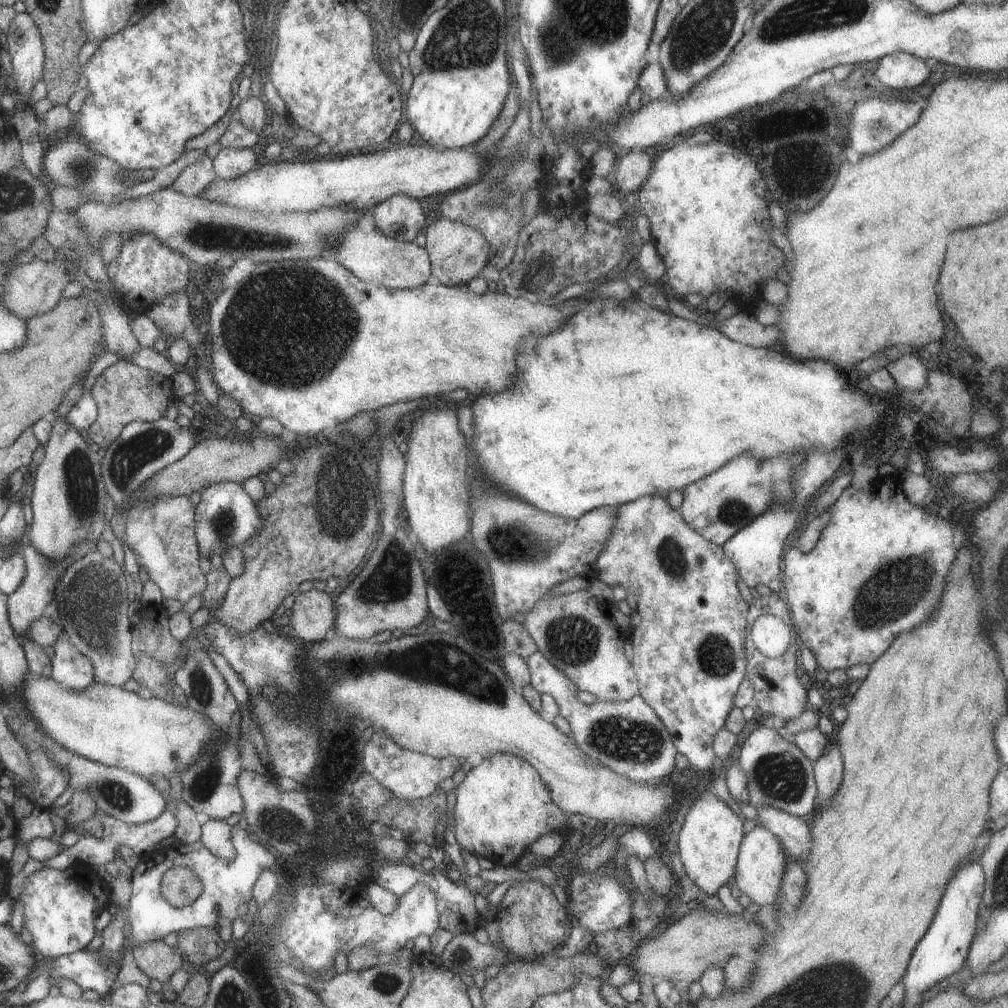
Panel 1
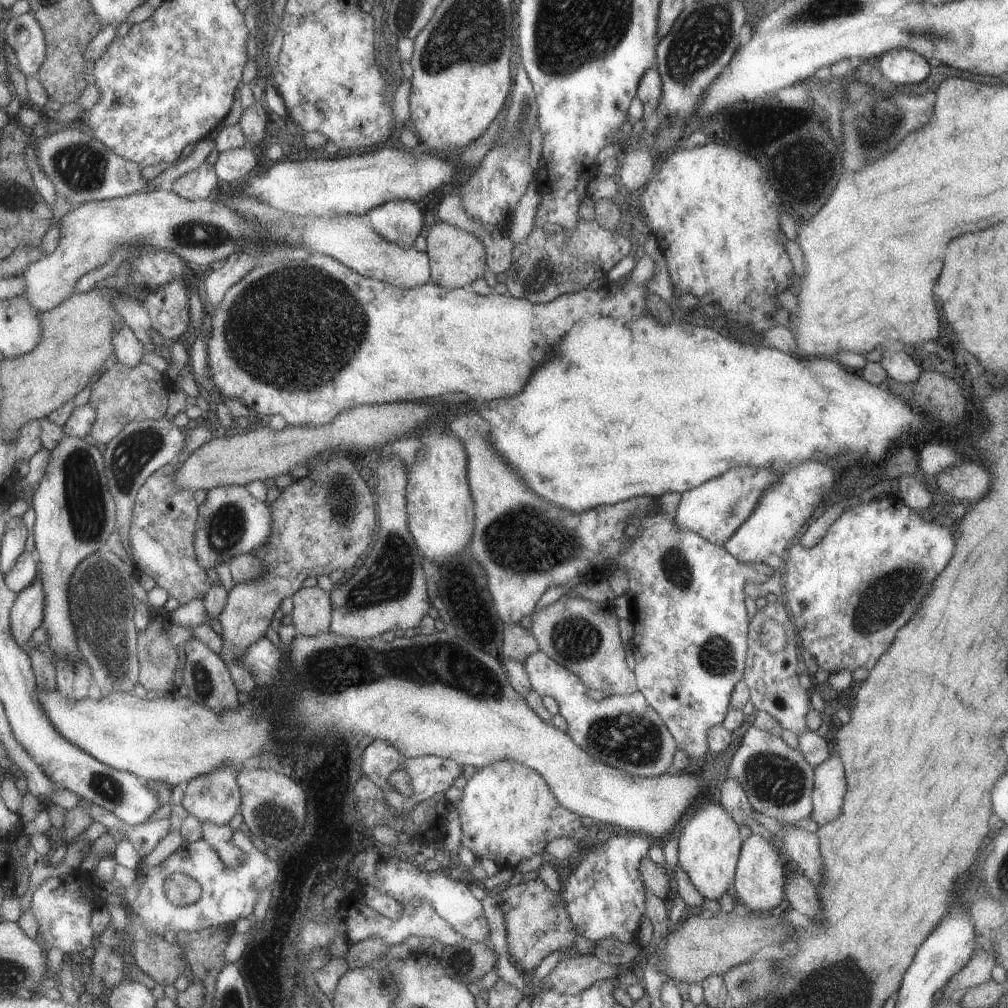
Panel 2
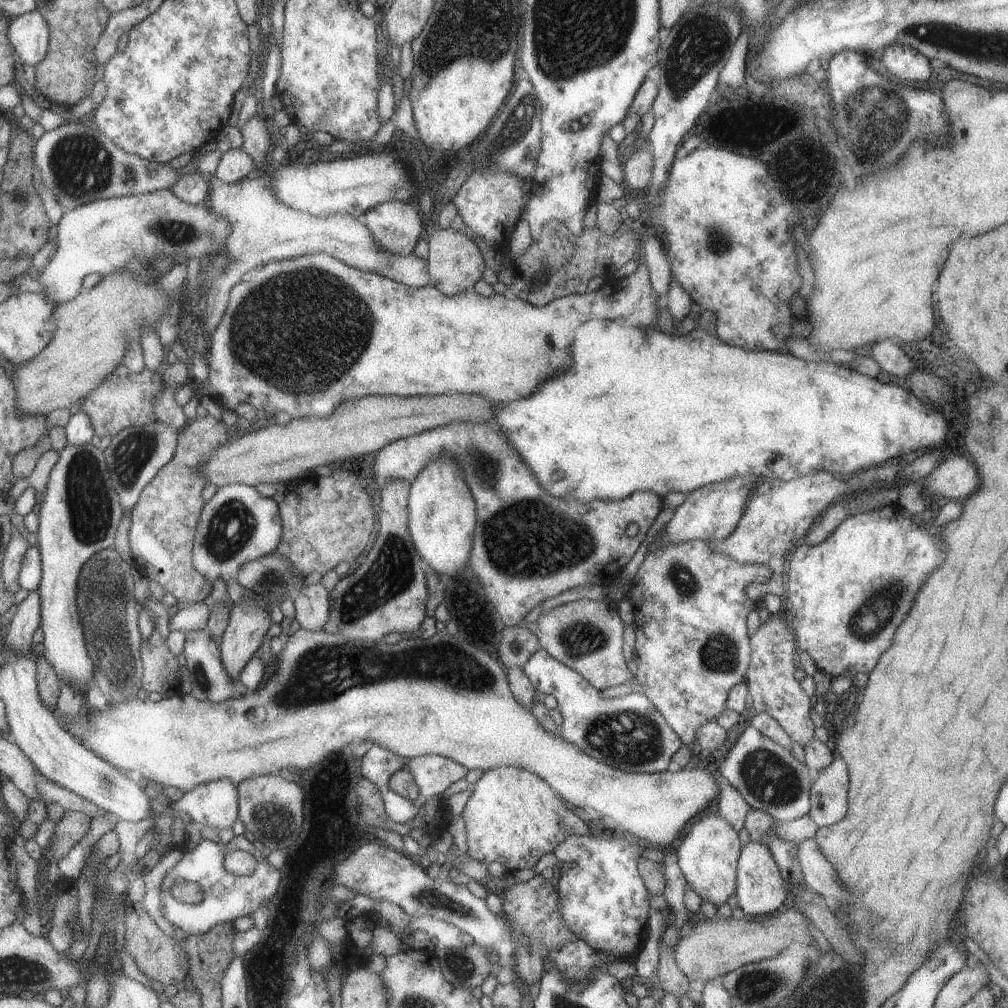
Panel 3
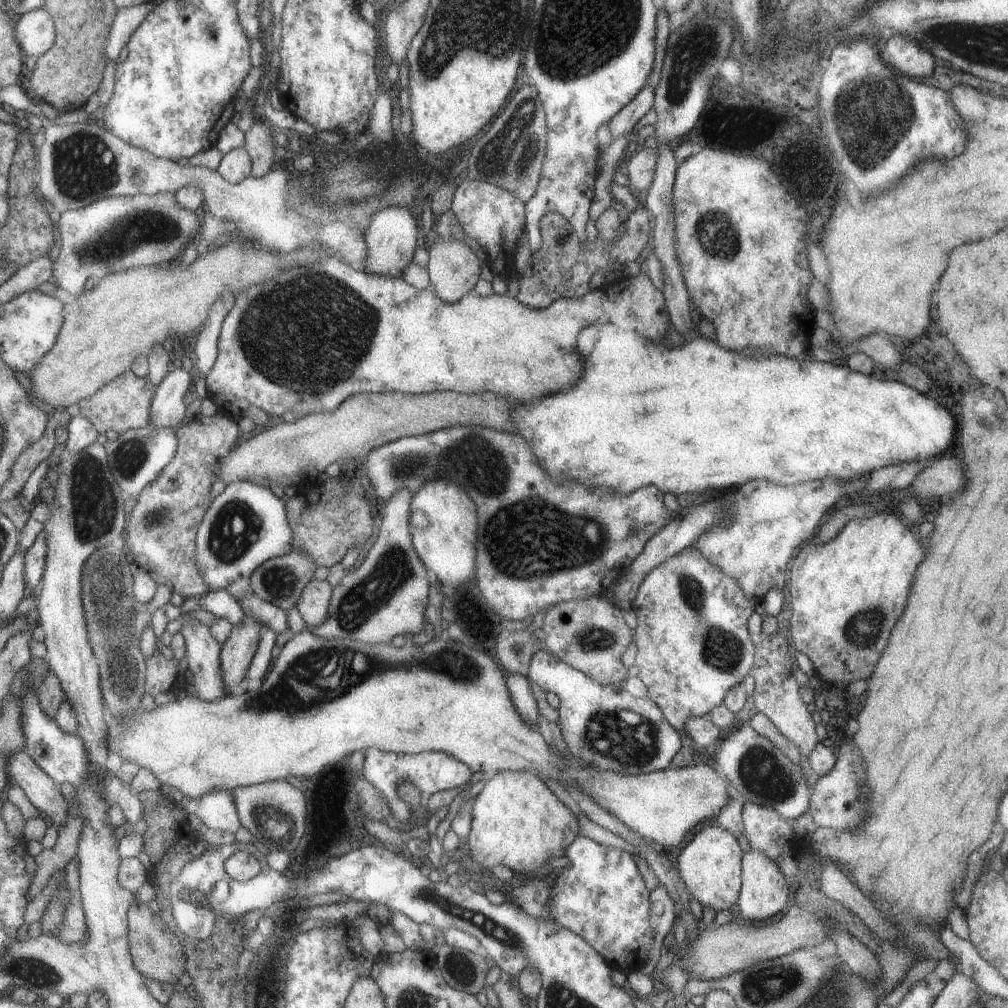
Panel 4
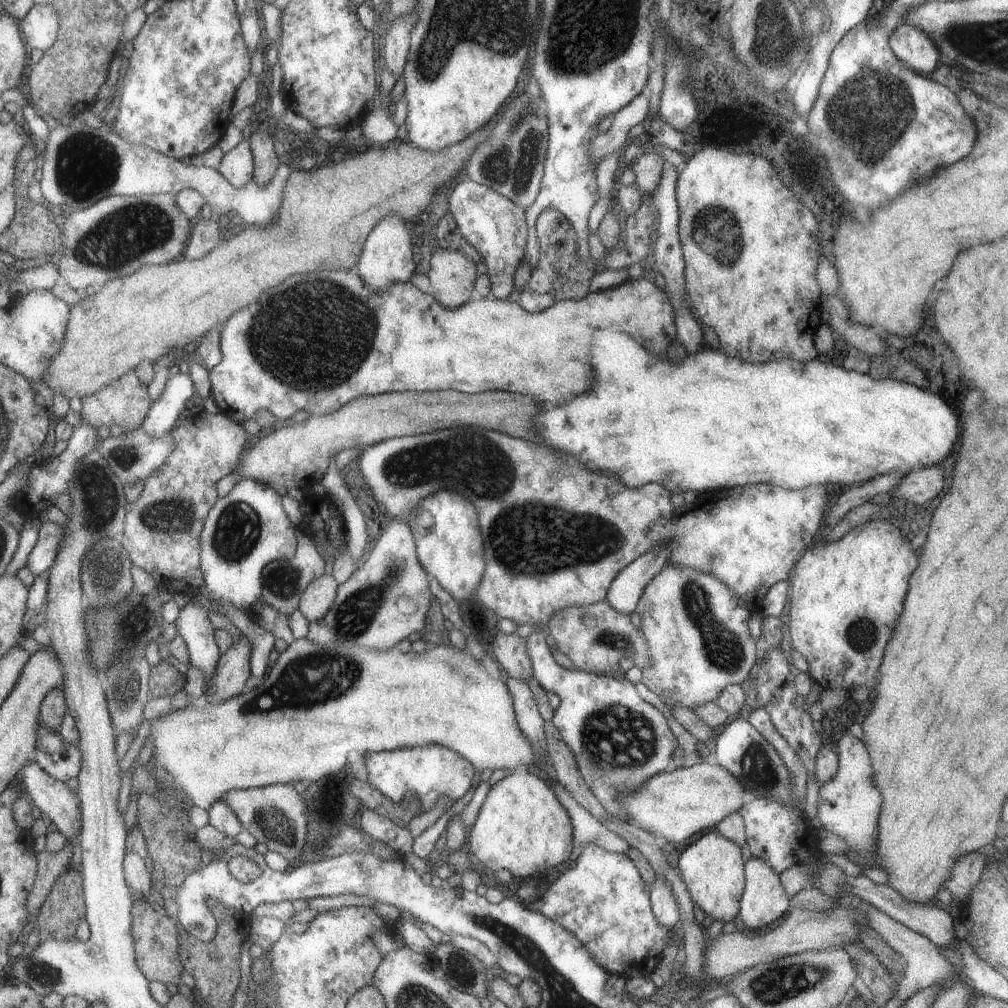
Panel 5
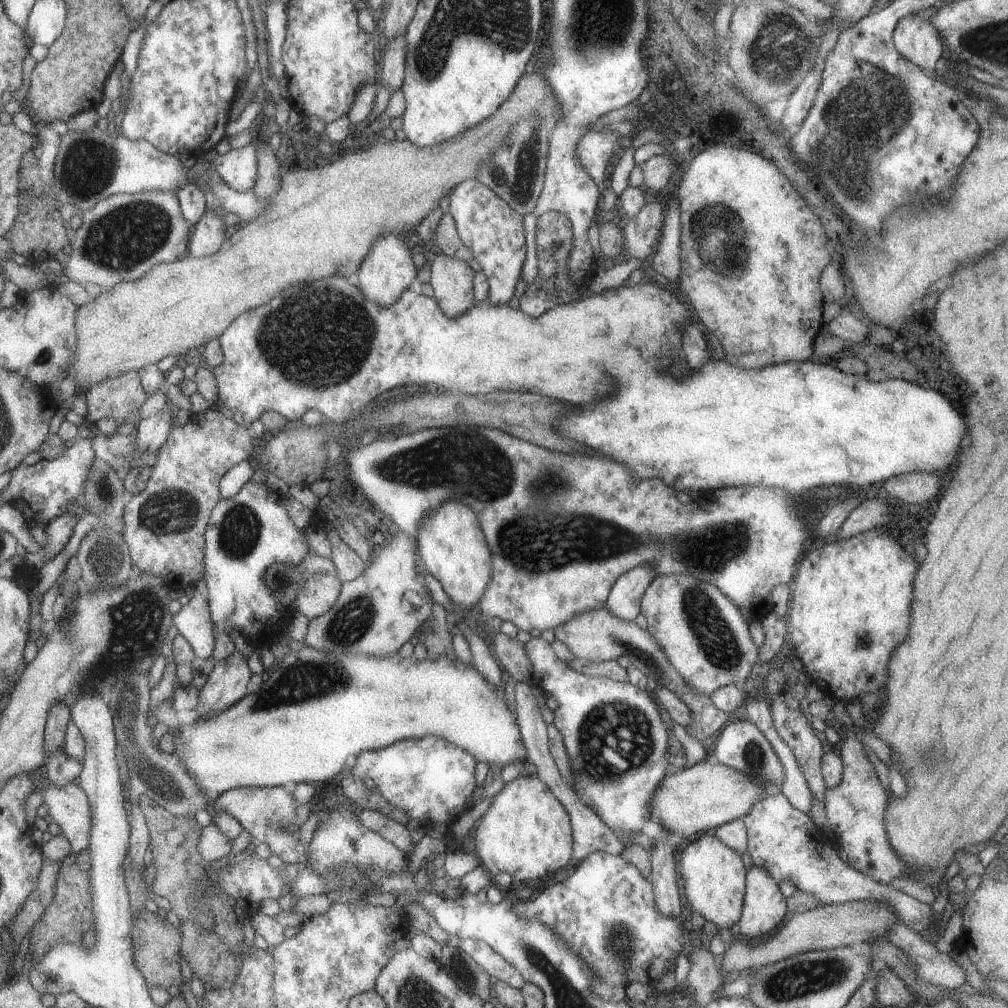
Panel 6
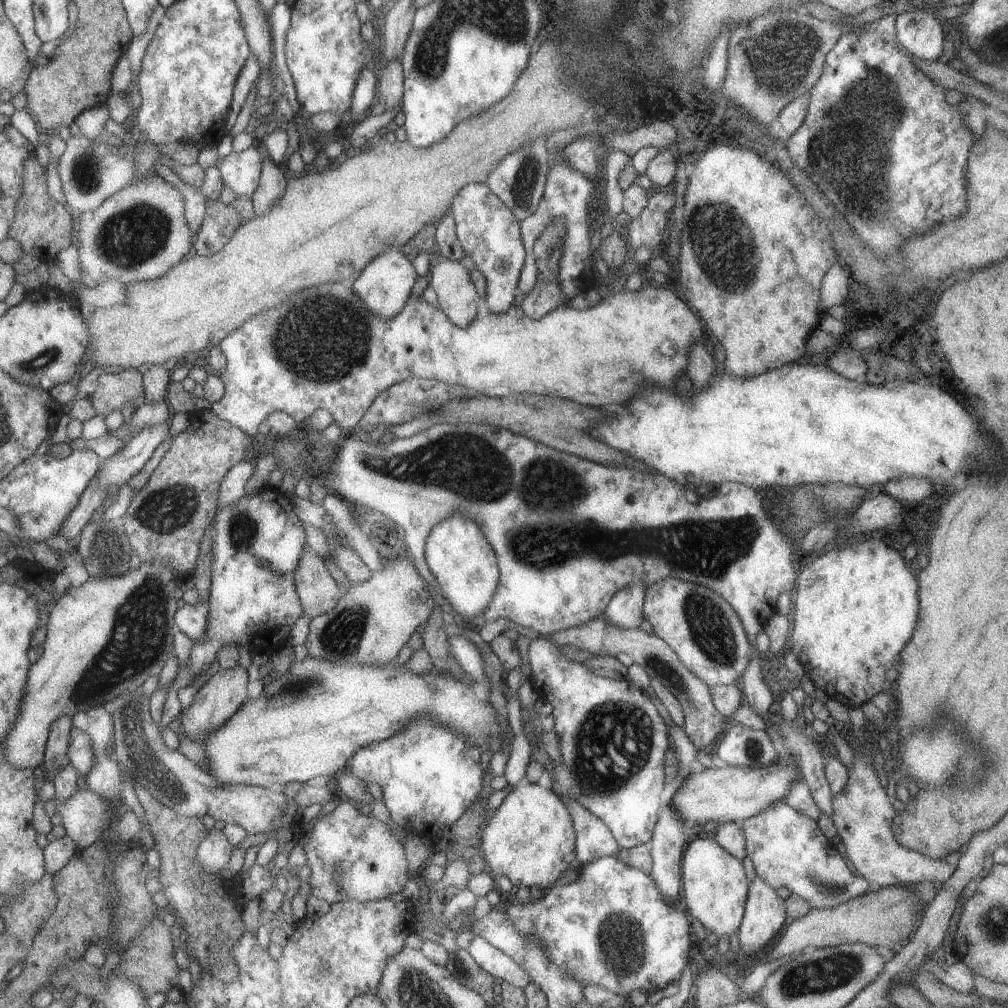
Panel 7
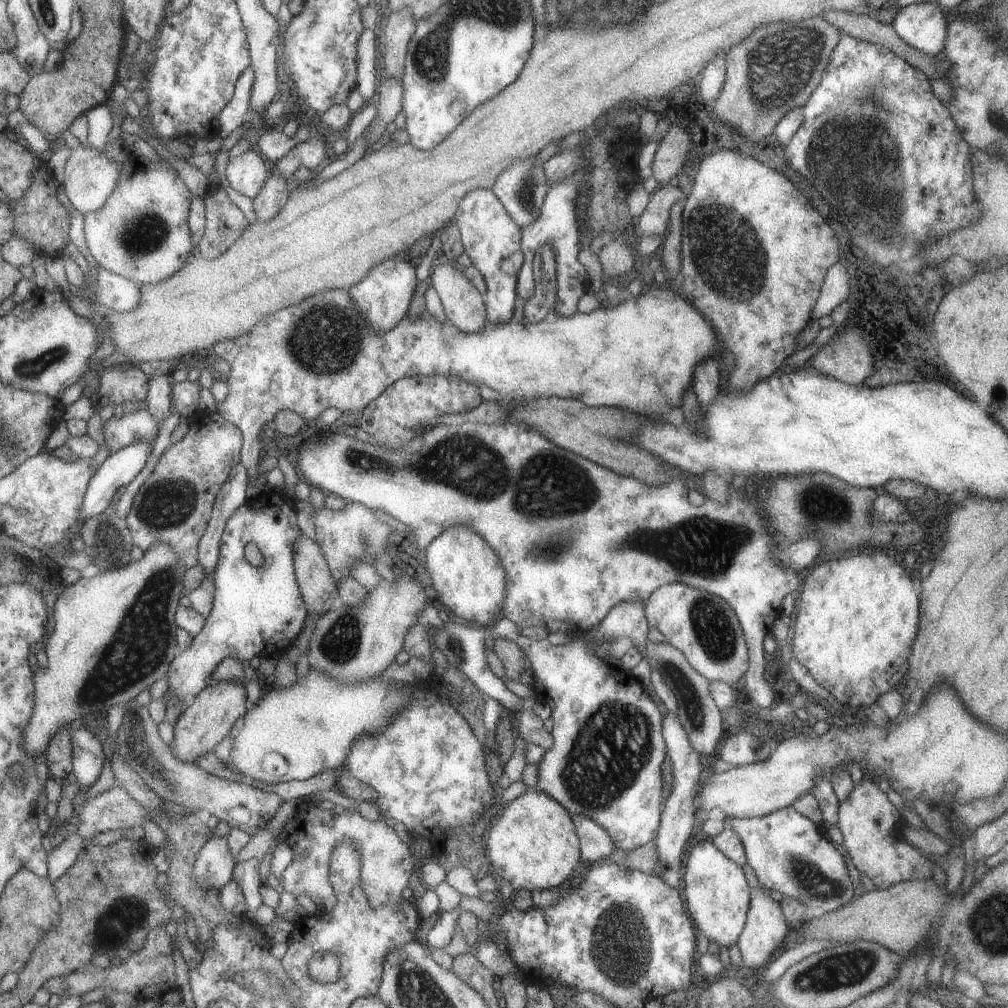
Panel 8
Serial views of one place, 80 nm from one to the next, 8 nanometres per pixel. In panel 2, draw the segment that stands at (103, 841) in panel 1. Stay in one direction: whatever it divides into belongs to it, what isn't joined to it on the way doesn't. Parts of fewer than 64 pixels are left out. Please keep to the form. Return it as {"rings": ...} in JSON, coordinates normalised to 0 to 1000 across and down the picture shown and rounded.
{"rings":[[[84,796],[83,803],[92,814],[107,821],[115,837],[121,832],[127,833],[140,851],[148,847],[168,823],[166,812],[132,818],[129,815],[123,816],[111,806],[92,797]]]}

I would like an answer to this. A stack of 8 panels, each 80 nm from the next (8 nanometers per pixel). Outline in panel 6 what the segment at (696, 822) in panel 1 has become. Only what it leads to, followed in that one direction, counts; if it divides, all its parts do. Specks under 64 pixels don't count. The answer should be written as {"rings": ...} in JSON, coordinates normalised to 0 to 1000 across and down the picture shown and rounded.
{"rings":[[[701,827],[675,840],[674,867],[678,871],[679,887],[686,905],[691,905],[711,921],[725,921],[734,912],[740,865],[733,849],[711,831]]]}

